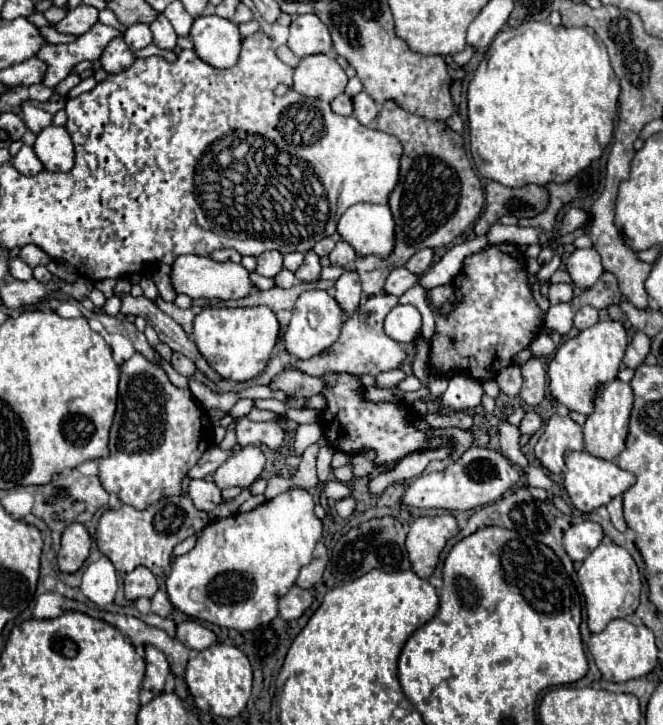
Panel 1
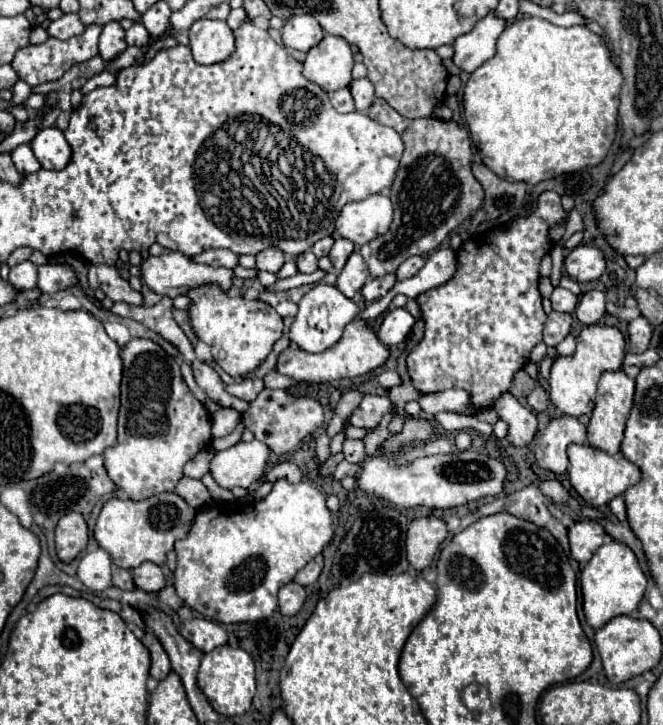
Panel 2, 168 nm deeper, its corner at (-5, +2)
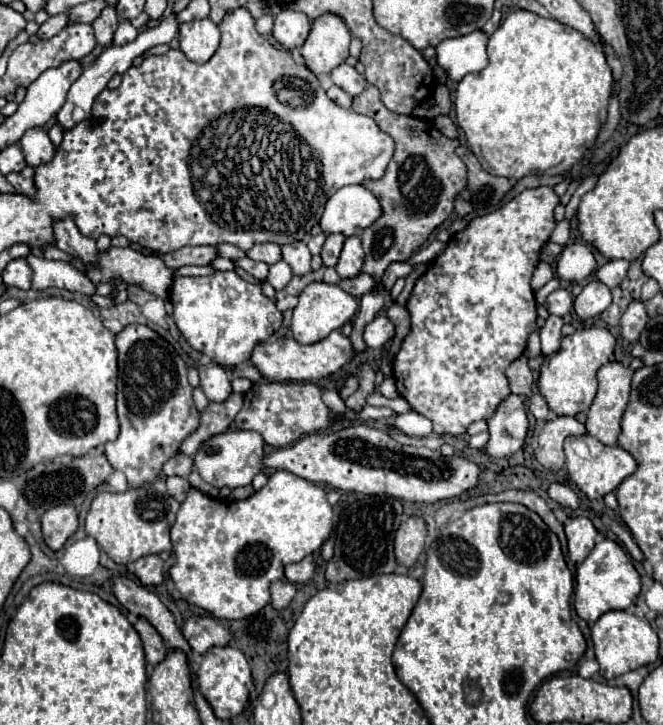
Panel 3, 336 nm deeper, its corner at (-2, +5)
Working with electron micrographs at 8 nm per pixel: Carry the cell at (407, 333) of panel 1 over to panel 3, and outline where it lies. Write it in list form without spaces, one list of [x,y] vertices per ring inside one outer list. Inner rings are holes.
[[[384,314],[376,316],[370,324],[366,324],[362,334],[368,348],[384,348],[392,336],[394,336],[394,324]]]

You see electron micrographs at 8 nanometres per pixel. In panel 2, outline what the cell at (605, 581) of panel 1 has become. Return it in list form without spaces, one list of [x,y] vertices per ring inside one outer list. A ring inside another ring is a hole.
[[[619,541],[605,543],[597,549],[591,561],[581,571],[581,593],[583,593],[583,611],[585,619],[593,629],[603,627],[607,621],[619,615],[629,615],[639,607],[639,601],[645,593],[645,575],[639,567],[635,553]]]

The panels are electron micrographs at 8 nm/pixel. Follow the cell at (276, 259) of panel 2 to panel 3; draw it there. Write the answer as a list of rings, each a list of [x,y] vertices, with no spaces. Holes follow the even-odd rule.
[[[268,242],[268,244],[256,244],[254,248],[248,250],[246,256],[252,258],[252,260],[266,262],[266,264],[276,264],[276,262],[282,258],[280,246],[278,246],[278,244],[270,244],[270,242]]]

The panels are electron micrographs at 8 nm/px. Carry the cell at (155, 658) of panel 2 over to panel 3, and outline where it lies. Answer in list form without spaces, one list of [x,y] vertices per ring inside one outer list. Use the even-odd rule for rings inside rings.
[[[138,618],[138,622],[134,624],[134,628],[138,630],[138,634],[140,634],[142,642],[144,642],[146,660],[150,664],[158,664],[166,656],[166,652],[168,652],[162,636],[158,634],[158,630],[146,618]]]

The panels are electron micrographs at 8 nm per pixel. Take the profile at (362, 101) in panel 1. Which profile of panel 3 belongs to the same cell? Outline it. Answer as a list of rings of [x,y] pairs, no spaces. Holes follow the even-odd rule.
[[[346,62],[340,64],[340,66],[336,66],[330,76],[332,76],[334,84],[340,86],[342,90],[346,90],[350,96],[358,96],[358,94],[368,86],[366,78],[364,78],[362,74],[358,74],[358,72],[354,70],[354,66],[350,66],[350,64],[346,64]]]

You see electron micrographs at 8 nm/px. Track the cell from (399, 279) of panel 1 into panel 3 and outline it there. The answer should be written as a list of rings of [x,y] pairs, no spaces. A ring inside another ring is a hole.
[[[360,272],[358,276],[354,276],[354,278],[346,278],[346,280],[340,280],[338,282],[338,286],[344,290],[344,292],[348,292],[348,294],[352,294],[352,296],[362,296],[362,294],[366,294],[366,292],[370,292],[370,290],[374,290],[374,286],[376,286],[376,282],[374,282],[374,278],[372,276],[366,276],[364,272]]]

